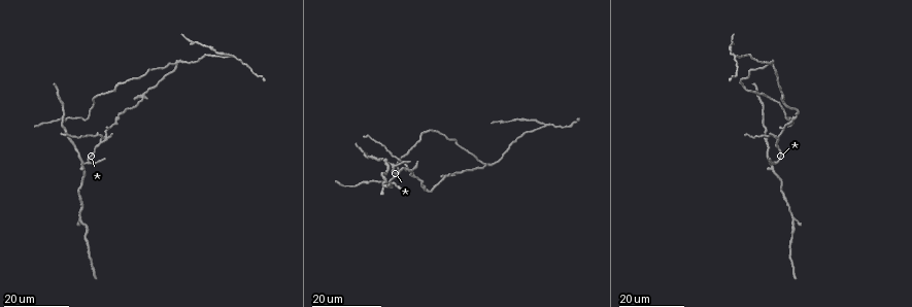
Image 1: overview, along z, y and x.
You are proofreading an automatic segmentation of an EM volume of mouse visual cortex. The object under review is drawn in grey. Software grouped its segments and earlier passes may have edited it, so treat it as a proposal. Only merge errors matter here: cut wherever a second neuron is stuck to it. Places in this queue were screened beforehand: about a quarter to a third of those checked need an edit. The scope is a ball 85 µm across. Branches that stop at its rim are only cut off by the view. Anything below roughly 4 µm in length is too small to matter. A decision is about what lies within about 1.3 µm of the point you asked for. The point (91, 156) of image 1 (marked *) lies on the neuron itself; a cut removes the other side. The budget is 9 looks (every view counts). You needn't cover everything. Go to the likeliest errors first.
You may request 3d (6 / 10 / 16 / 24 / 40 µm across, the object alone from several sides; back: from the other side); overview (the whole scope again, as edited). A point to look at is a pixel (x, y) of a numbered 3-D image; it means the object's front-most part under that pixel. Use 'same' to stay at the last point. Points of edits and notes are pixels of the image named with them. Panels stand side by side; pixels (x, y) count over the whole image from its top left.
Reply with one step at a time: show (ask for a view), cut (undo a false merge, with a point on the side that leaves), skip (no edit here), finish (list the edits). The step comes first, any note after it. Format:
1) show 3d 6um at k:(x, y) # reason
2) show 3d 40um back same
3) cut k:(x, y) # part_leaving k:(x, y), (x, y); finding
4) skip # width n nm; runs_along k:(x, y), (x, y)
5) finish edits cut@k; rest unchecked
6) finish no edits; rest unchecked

show 3d 16um at 1:(104, 137) # four or more arms meet

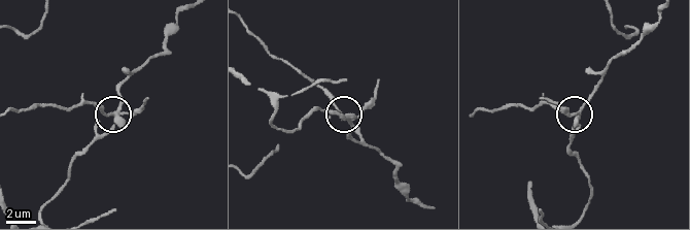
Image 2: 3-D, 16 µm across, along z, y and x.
show 3d 10um at 2:(113, 115)

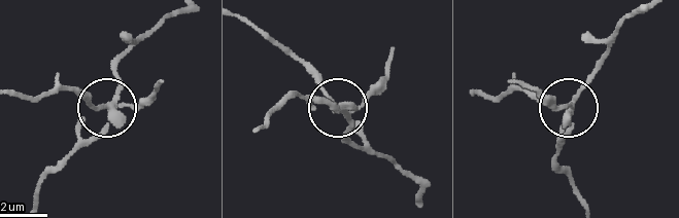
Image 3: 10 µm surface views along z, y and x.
cut 3:(140, 99) # width 250 nm; part_leaving 3:(113, 97), (97, 106), (62, 88), (8, 95); two neurons meet here

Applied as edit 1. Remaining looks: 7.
show 3d 16um at 1:(142, 96) # four or more arms meet

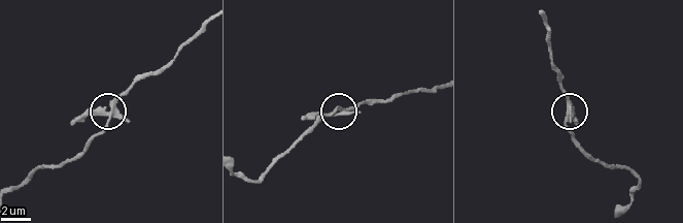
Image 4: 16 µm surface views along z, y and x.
show 3d 10um at 4:(105, 112)

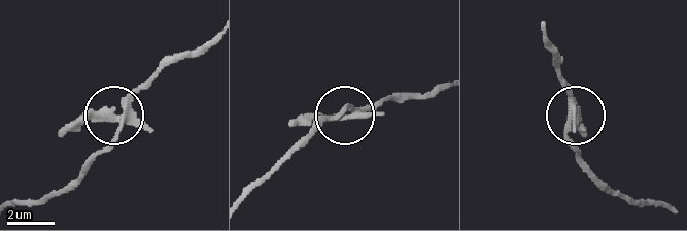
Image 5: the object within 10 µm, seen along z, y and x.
cut 5:(95, 121) # width 280 nm; part_leaving 5:(124, 116), (84, 120), (63, 135); a second neuron is stuck on

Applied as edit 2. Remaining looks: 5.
show 3d 24um at 1:(87, 162) # a fork

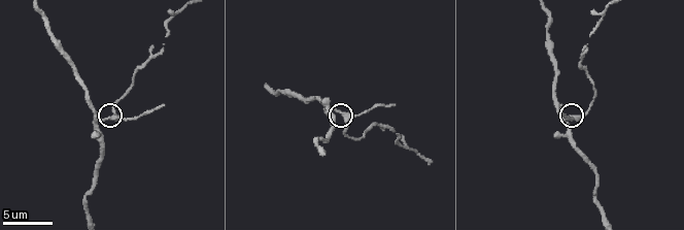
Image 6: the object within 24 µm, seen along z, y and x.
show 3d 6um at 6:(348, 116)

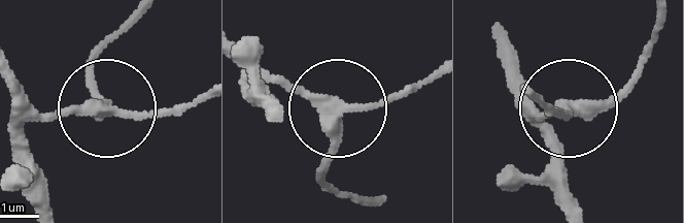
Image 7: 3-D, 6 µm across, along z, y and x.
skip # side_arm 5 um; runs_along 7:(350, 197), (325, 173), (337, 112), (419, 82); all the same neuron

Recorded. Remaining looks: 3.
show 3d 16um at 1:(174, 65) # two arms in line, one across

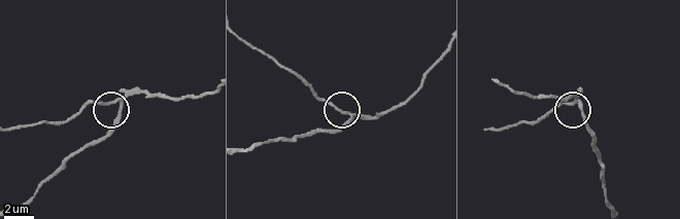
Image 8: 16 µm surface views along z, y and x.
show 3d 10um at 8:(342, 111)

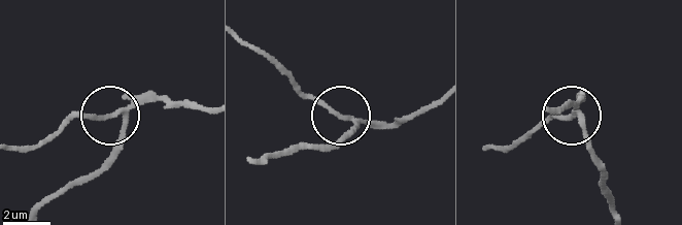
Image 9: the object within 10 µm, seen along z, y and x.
cut 9:(158, 99) # part_leaving 9:(122, 113), (76, 118), (35, 146), (11, 148); a second neuron is stuck on

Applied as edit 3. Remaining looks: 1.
finish edits cut@3, cut@5, cut@9; rest unchecked

